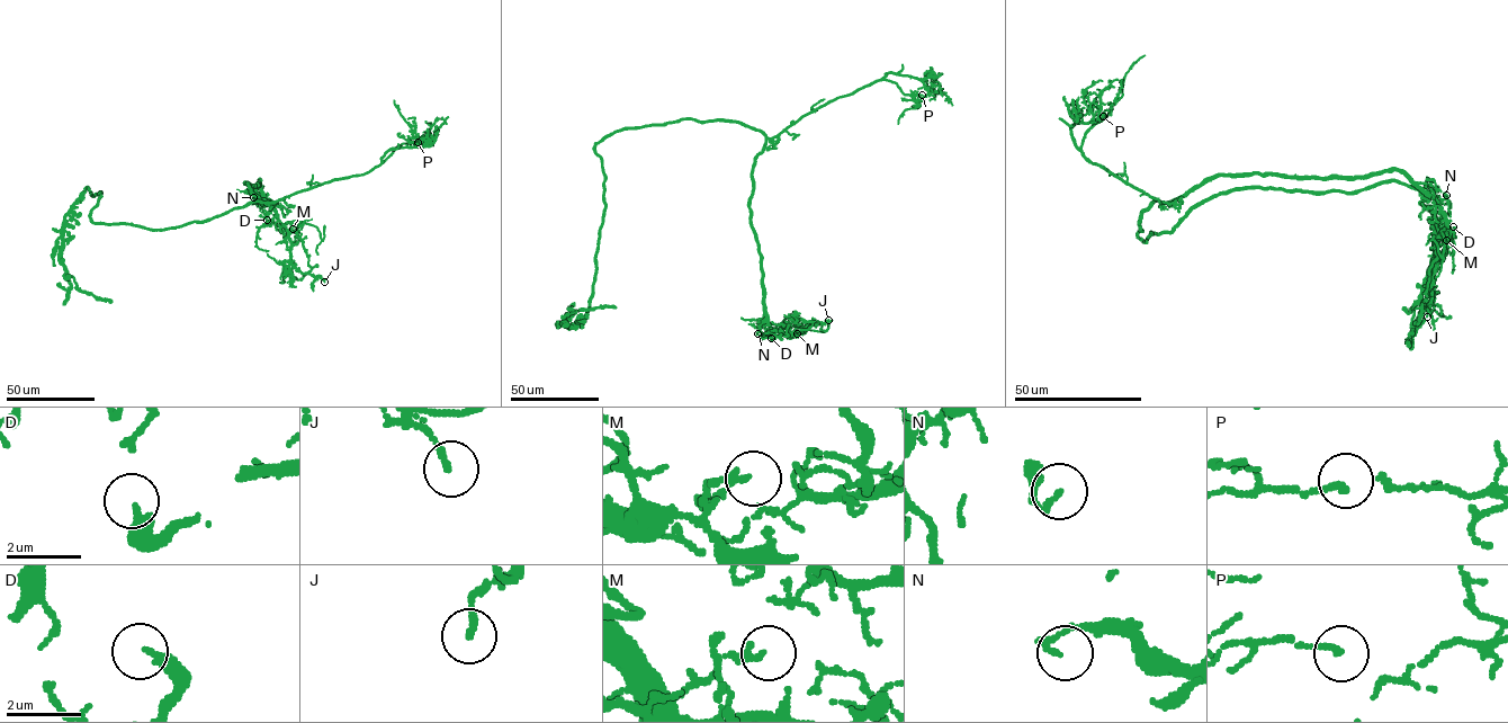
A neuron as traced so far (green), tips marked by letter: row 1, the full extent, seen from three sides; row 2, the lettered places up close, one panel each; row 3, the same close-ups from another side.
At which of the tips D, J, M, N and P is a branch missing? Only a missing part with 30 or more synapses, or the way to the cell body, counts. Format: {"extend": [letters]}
{"extend": []}

